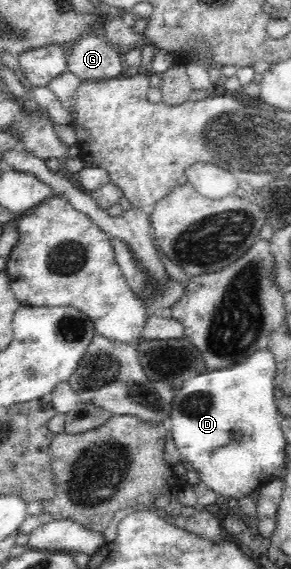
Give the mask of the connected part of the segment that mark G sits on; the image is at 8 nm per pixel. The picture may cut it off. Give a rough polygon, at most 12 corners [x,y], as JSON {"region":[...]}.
{"region":[[93,31],[65,47],[80,81],[124,75],[121,51]]}

